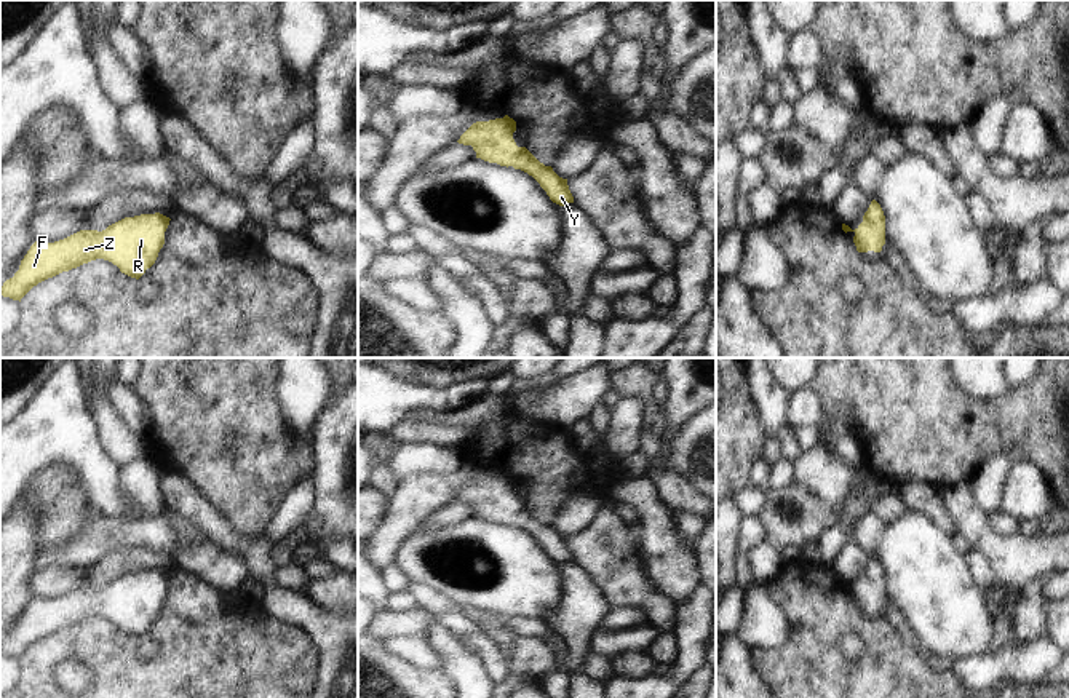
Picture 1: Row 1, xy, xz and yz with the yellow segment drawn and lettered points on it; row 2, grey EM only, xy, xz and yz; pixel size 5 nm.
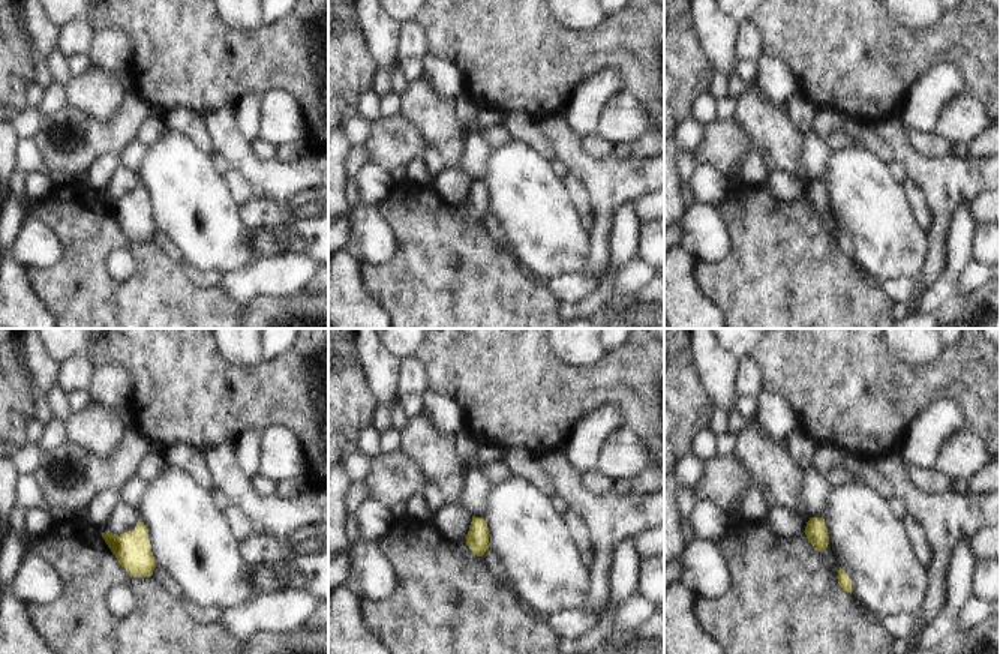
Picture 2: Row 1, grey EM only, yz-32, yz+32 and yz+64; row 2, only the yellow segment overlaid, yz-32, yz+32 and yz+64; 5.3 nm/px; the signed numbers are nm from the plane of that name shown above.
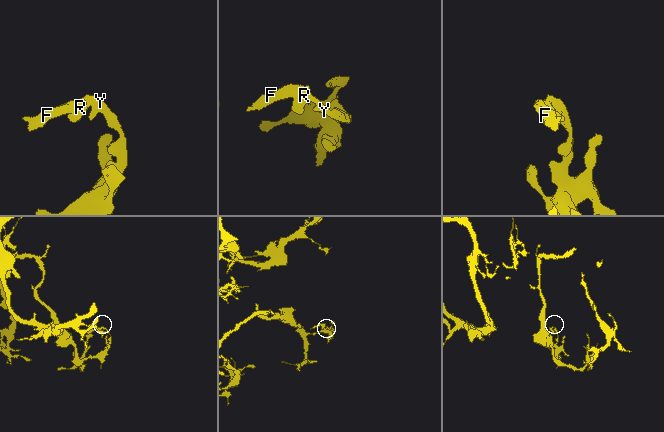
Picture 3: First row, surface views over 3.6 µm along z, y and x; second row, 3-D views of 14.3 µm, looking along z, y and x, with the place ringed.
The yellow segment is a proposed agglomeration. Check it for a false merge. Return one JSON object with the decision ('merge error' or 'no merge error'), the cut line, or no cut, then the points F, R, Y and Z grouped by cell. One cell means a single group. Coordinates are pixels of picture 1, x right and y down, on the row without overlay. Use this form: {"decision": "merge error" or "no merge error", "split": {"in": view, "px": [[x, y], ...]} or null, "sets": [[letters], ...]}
{"decision": "no merge error", "split": null, "sets": [["F", "R", "Y", "Z"]]}

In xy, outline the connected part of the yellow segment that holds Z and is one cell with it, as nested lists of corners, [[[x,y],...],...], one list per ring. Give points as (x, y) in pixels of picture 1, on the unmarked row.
[[[160,570],[141,572],[125,575],[102,589],[80,588],[54,601],[35,599],[0,652],[21,660],[38,640],[96,617],[109,618],[121,631],[139,637],[155,621],[169,578]]]

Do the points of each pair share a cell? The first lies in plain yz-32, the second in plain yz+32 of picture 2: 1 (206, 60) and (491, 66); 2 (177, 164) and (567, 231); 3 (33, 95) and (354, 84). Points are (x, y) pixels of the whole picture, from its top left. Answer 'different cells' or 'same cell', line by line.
1: same cell
2: same cell
3: different cells

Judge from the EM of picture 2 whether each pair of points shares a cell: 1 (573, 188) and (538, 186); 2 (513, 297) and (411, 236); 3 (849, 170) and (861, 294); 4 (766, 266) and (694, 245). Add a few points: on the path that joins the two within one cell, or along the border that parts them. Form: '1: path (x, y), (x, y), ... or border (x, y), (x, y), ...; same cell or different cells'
1: border (561, 179), (579, 221); different cells
2: path (488, 272), (452, 236), (437, 236); same cell
3: border (850, 258), (858, 267); different cells
4: border (724, 219), (732, 251), (718, 263), (697, 264); different cells

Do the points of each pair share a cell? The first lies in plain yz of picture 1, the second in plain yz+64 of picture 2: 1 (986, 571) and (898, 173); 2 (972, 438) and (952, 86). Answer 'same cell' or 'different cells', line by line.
1: different cells
2: different cells

